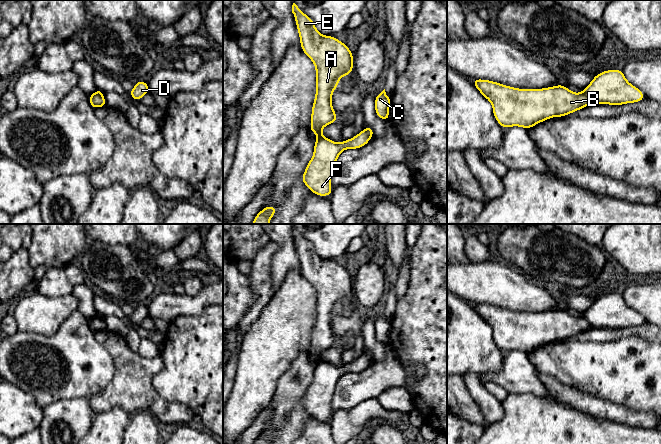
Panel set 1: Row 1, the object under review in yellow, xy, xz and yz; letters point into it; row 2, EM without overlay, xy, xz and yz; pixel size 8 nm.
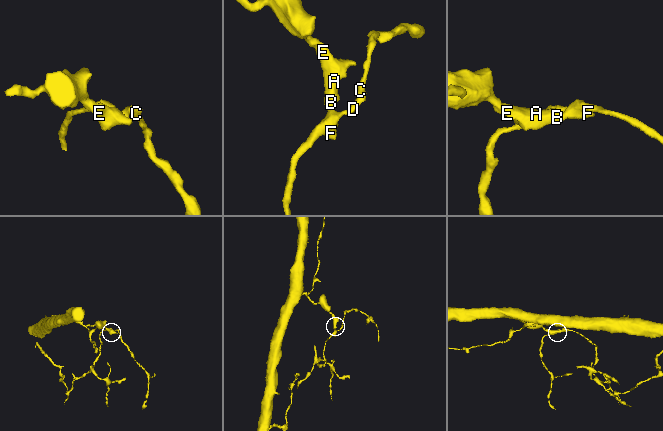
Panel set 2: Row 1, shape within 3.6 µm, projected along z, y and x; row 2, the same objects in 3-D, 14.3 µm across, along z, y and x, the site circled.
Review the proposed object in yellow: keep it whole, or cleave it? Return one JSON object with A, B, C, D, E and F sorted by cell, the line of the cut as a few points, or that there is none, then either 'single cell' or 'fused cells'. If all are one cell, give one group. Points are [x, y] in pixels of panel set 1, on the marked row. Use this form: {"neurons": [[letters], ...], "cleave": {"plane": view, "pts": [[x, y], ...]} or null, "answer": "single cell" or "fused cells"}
{"neurons": [["A", "B", "E"], ["C", "D", "F"]], "cleave": {"plane": "yz", "pts": [[582, 91], [591, 102]]}, "answer": "fused cells"}

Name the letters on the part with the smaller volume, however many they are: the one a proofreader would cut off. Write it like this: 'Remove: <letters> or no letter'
Remove: C, D, F

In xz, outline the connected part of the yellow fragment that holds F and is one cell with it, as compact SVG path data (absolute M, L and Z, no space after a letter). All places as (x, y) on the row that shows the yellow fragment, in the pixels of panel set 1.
M369 126L352 139L335 143L326 137L315 141L312 159L308 162L302 175L303 183L318 196L332 194L331 177L339 154L345 149L357 149L365 146L374 136Z

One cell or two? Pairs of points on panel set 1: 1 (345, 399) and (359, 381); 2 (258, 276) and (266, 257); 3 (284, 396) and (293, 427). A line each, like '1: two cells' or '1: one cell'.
1: one cell
2: one cell
3: one cell

